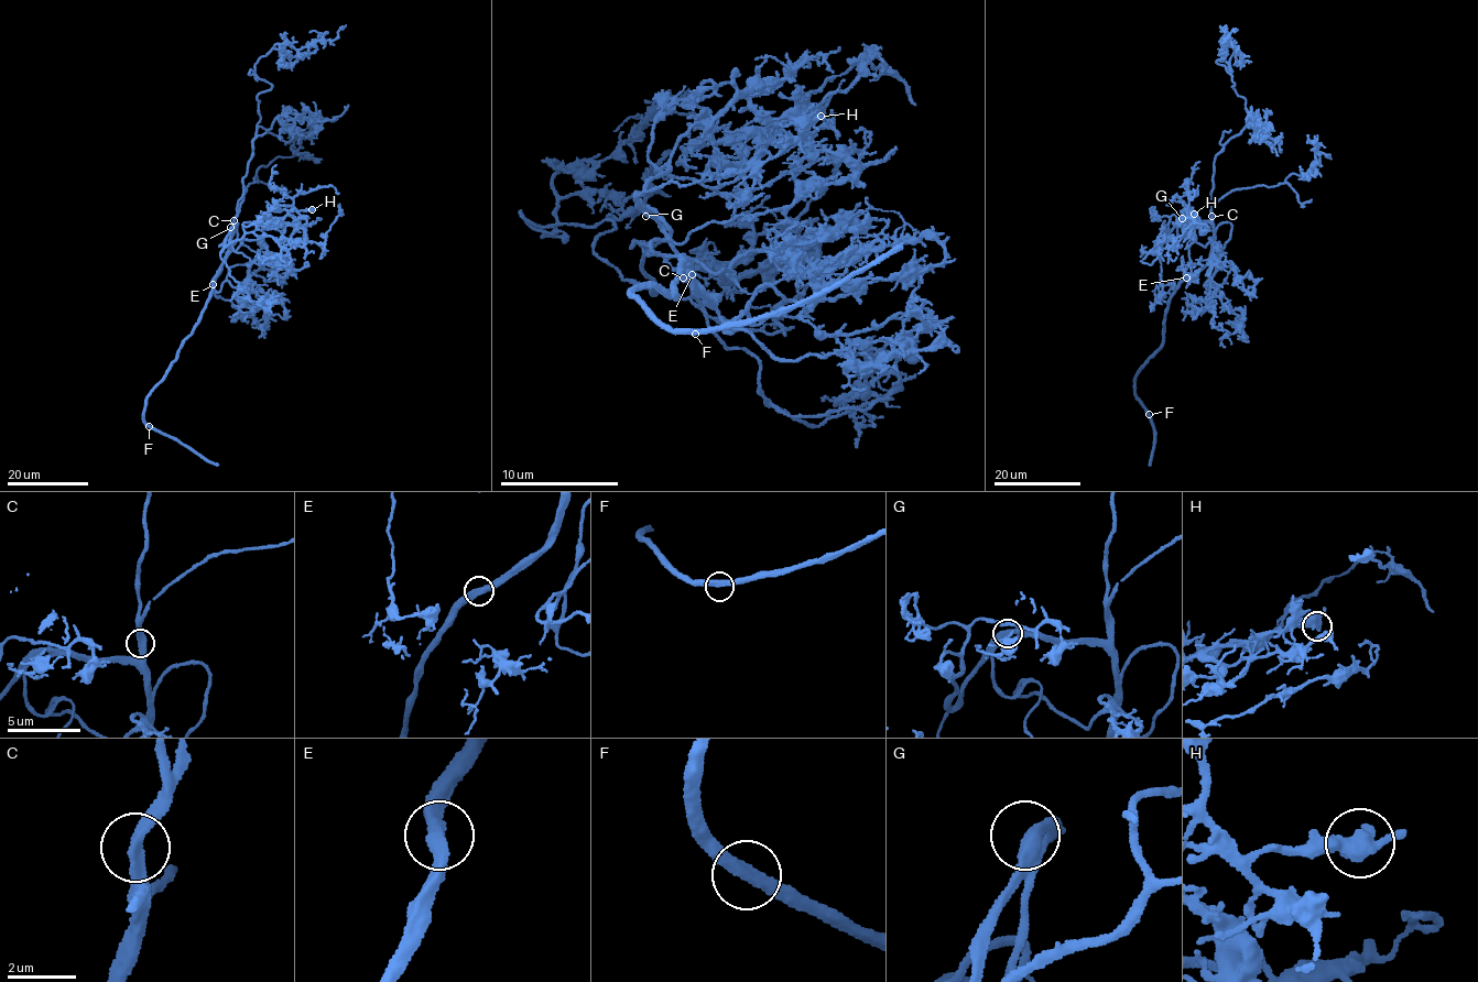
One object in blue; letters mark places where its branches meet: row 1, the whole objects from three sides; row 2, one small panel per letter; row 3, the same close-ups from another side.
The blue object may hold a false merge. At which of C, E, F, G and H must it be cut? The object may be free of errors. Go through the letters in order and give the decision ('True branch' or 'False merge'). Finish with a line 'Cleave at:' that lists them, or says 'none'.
C: True branch
E: True branch
F: True branch
G: True branch
H: True branch
Cleave at: none

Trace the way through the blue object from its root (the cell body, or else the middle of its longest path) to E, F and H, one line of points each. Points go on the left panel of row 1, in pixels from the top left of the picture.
E: (234, 225), (230, 252), (217, 270), (213, 284)
F: (234, 225), (230, 252), (215, 274), (210, 297), (199, 322), (147, 397), (143, 416), (149, 426)
H: (234, 225), (225, 247), (242, 236), (245, 222), (257, 220), (269, 225), (291, 210), (312, 209)

